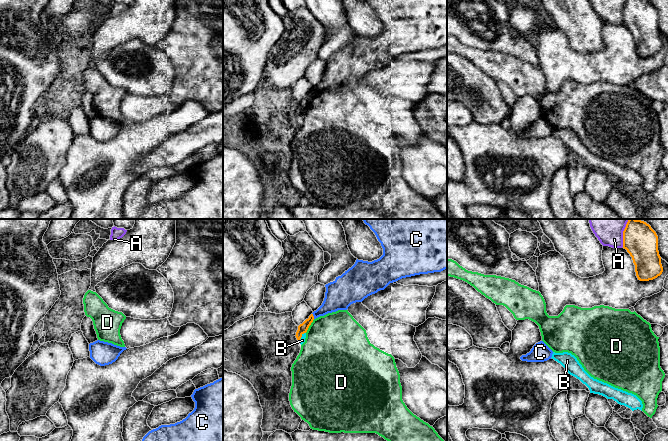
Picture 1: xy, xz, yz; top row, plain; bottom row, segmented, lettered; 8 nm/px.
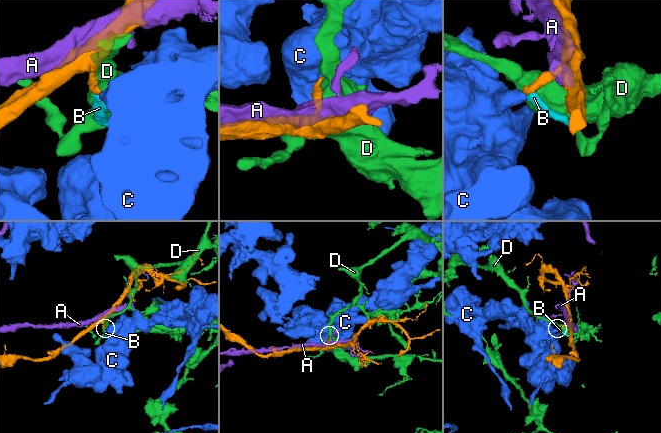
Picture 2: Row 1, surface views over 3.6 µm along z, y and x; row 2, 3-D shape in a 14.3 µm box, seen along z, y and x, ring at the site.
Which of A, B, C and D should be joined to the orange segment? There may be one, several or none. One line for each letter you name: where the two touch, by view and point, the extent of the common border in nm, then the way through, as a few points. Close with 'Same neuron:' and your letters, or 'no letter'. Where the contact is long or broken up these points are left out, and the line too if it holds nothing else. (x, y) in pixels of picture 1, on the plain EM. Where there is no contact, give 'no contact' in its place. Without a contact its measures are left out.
Same neuron: no letter

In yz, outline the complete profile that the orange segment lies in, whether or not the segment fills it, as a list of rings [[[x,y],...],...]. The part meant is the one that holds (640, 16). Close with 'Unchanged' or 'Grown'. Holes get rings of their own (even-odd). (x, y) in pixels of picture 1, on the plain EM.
[[[626,0],[623,24],[632,33],[638,56],[649,57],[662,50],[658,12],[649,0]]]. Unchanged

